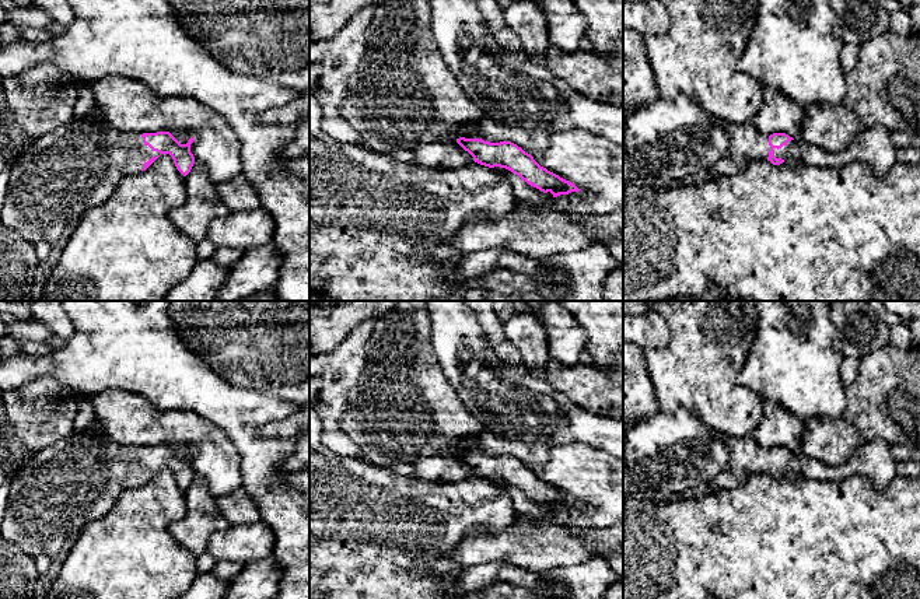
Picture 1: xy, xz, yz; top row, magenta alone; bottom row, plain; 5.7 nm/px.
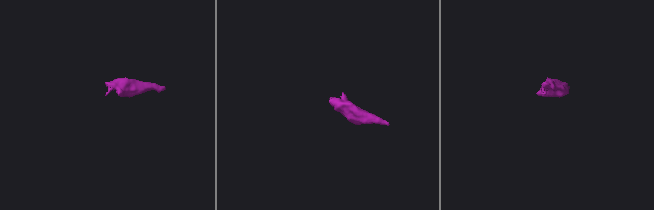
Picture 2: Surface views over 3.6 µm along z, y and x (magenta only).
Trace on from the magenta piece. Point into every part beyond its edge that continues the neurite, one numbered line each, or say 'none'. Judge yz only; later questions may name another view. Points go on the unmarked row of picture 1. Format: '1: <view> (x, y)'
1: yz (791, 465)

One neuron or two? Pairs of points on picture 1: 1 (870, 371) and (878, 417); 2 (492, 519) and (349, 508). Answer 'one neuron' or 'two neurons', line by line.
1: one neuron
2: one neuron

